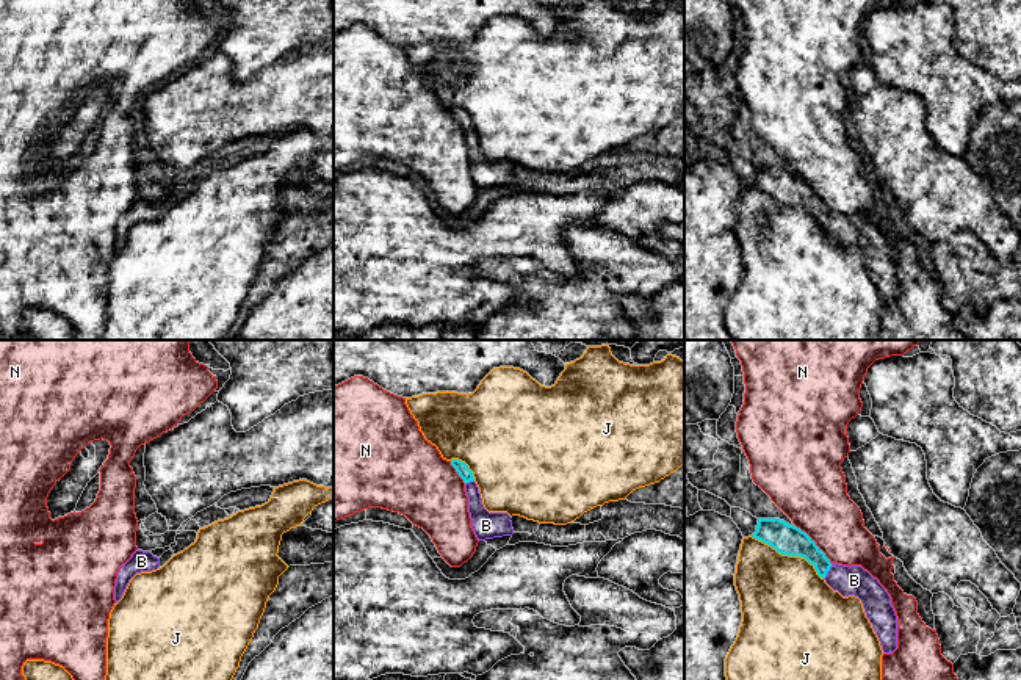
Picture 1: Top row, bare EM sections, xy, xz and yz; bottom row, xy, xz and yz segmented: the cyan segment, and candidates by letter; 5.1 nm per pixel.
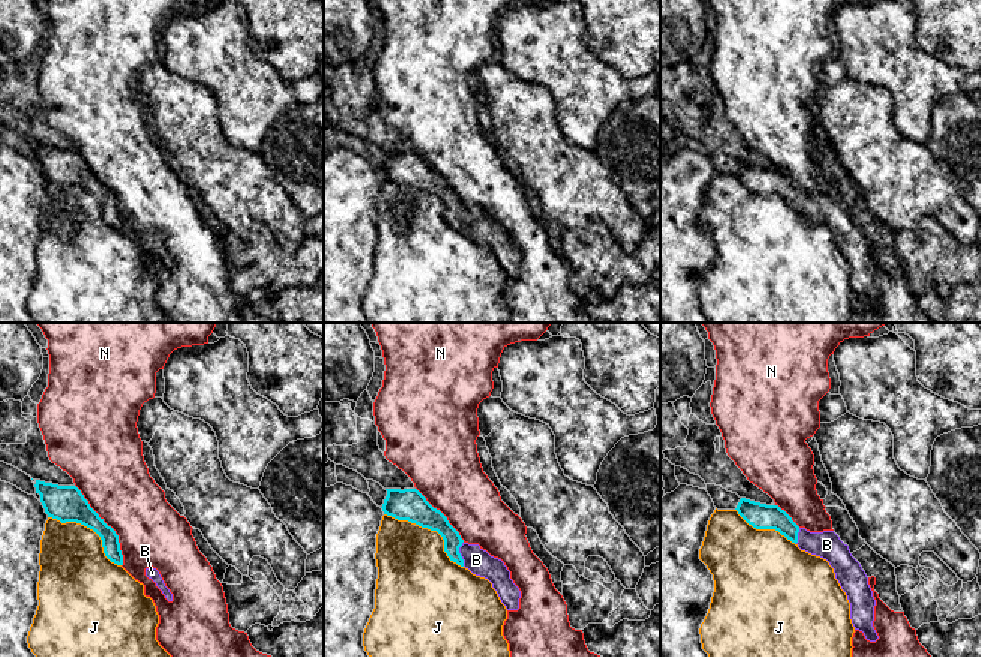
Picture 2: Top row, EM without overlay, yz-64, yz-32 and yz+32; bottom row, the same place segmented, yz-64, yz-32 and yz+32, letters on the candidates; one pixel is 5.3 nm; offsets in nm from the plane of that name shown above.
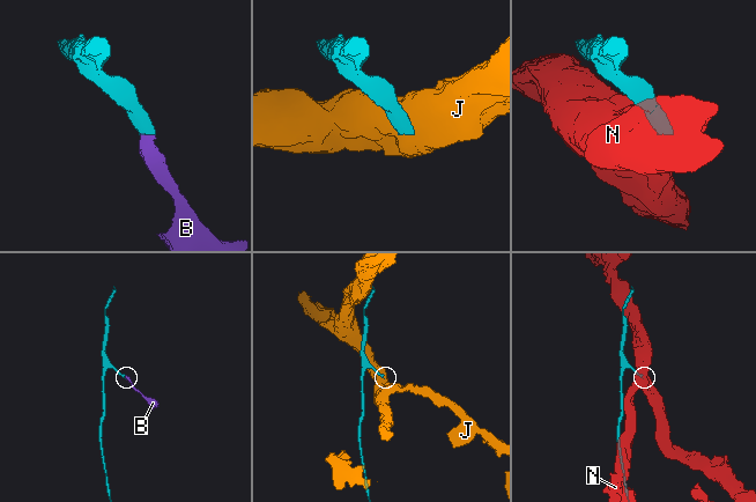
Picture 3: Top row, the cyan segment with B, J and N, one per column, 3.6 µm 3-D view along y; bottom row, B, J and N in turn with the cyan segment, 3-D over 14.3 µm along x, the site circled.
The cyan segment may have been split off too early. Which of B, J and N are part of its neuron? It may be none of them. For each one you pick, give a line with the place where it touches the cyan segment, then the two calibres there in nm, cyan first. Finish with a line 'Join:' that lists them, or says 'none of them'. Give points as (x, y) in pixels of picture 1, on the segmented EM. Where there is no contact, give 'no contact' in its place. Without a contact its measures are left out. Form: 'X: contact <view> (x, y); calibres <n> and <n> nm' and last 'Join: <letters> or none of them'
B: contact yz (829, 569); calibres 150 and 150 nm
Join: B

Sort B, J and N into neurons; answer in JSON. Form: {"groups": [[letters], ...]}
{"groups": [["B"], ["J"], ["N"]]}

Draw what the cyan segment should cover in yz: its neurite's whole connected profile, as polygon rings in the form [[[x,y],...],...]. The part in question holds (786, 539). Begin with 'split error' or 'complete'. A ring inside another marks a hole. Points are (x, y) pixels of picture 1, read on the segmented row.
split error | [[[758,519],[752,537],[781,555],[805,558],[833,591],[842,597],[858,597],[883,653],[893,653],[897,649],[897,616],[891,597],[868,570],[861,566],[832,562],[805,531],[780,519]]]

